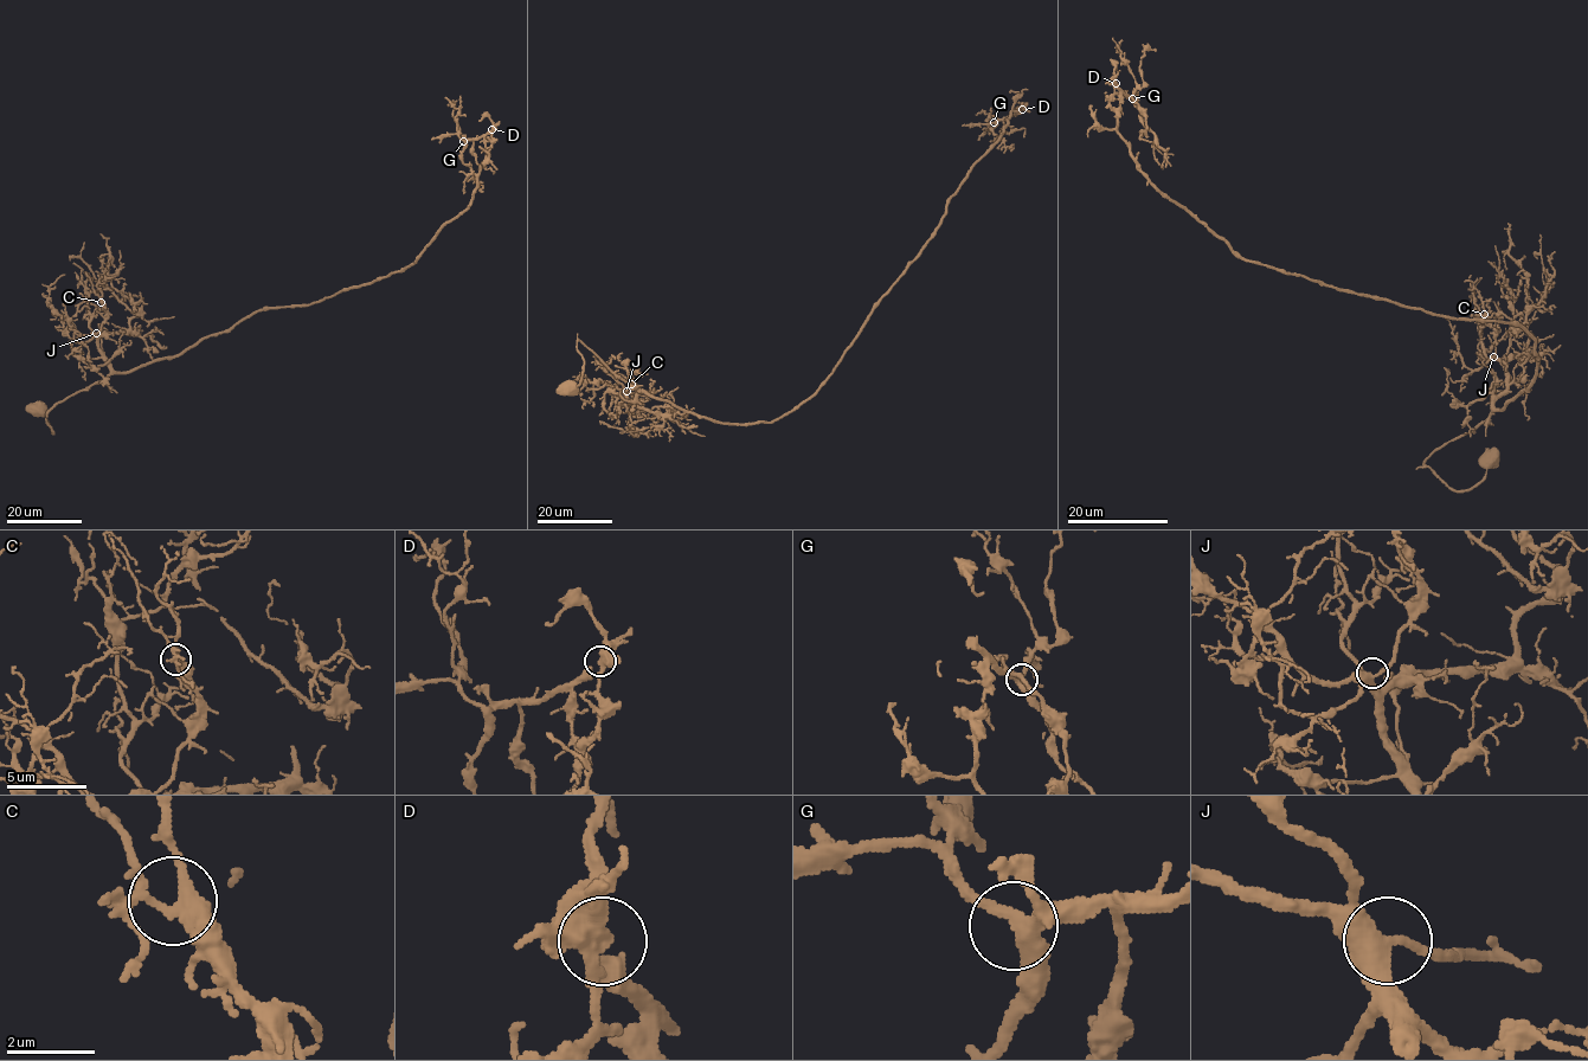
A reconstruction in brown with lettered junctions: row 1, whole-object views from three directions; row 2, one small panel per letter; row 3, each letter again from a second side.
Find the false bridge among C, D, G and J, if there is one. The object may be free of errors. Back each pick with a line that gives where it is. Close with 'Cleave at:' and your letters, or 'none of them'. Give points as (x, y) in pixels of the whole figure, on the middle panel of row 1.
D: (1022, 109)
Cleave at: D

